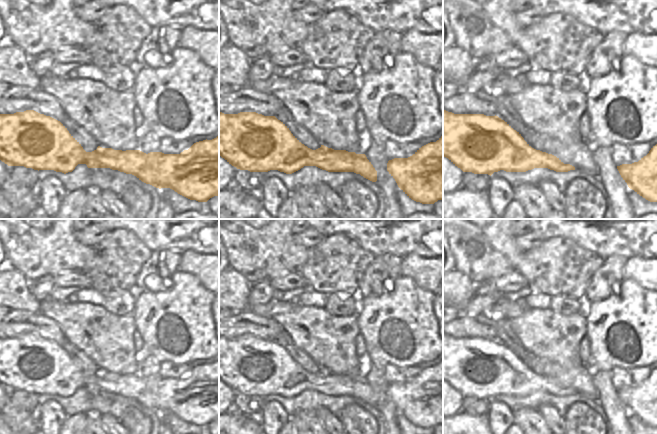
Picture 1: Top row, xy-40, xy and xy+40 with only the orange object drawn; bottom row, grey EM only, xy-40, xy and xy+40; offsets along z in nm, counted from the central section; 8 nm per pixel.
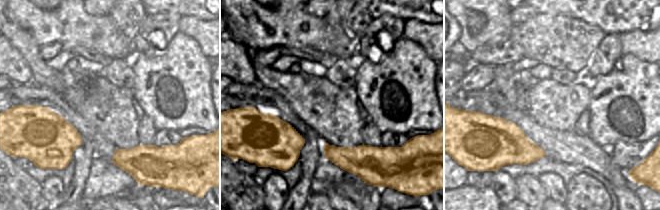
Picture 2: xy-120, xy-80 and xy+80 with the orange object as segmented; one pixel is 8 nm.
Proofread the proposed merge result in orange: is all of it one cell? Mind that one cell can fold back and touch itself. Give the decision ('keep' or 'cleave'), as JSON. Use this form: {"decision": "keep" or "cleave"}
{"decision": "keep"}

